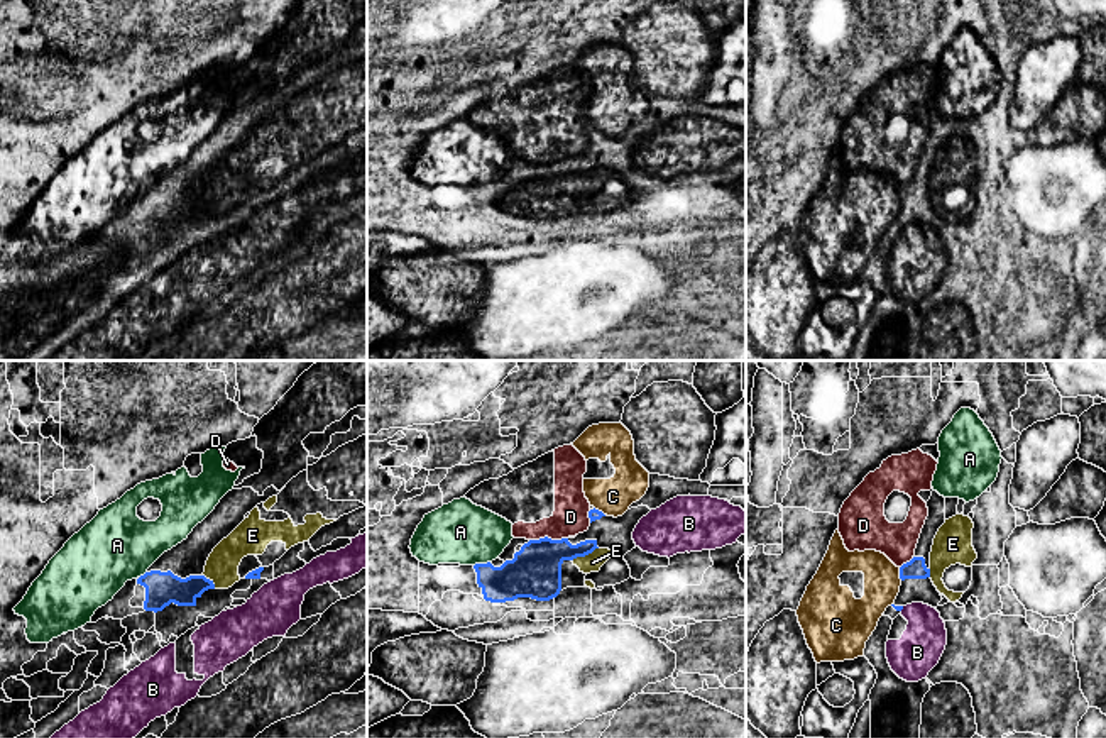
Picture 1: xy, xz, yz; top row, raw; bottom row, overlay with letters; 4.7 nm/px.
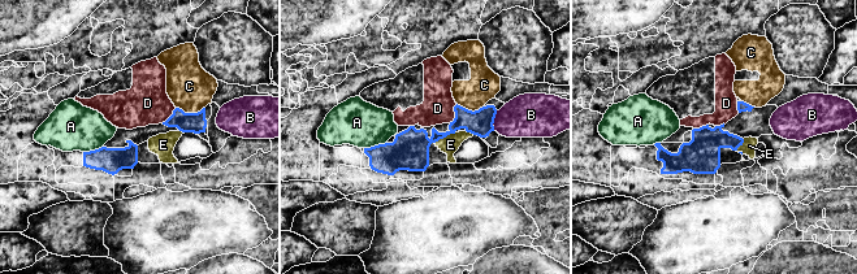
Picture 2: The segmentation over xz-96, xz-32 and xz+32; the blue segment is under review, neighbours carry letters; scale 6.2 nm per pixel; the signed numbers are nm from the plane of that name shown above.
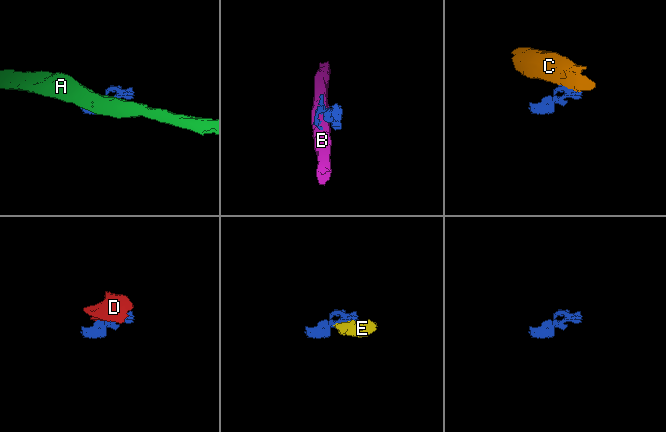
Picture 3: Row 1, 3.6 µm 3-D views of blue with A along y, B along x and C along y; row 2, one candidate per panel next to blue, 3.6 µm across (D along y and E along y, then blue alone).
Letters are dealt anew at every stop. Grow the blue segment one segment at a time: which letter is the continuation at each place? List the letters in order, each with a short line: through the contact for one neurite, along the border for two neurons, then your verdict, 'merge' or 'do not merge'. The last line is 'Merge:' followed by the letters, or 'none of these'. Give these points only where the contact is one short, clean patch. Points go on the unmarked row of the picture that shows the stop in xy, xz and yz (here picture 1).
A: line xz (489, 181), (474, 187); do not merge
B: do not merge
C: do not merge
D: do not merge
E: line xz (535, 193), (553, 175), (584, 176), (592, 183); merge
Merge: E

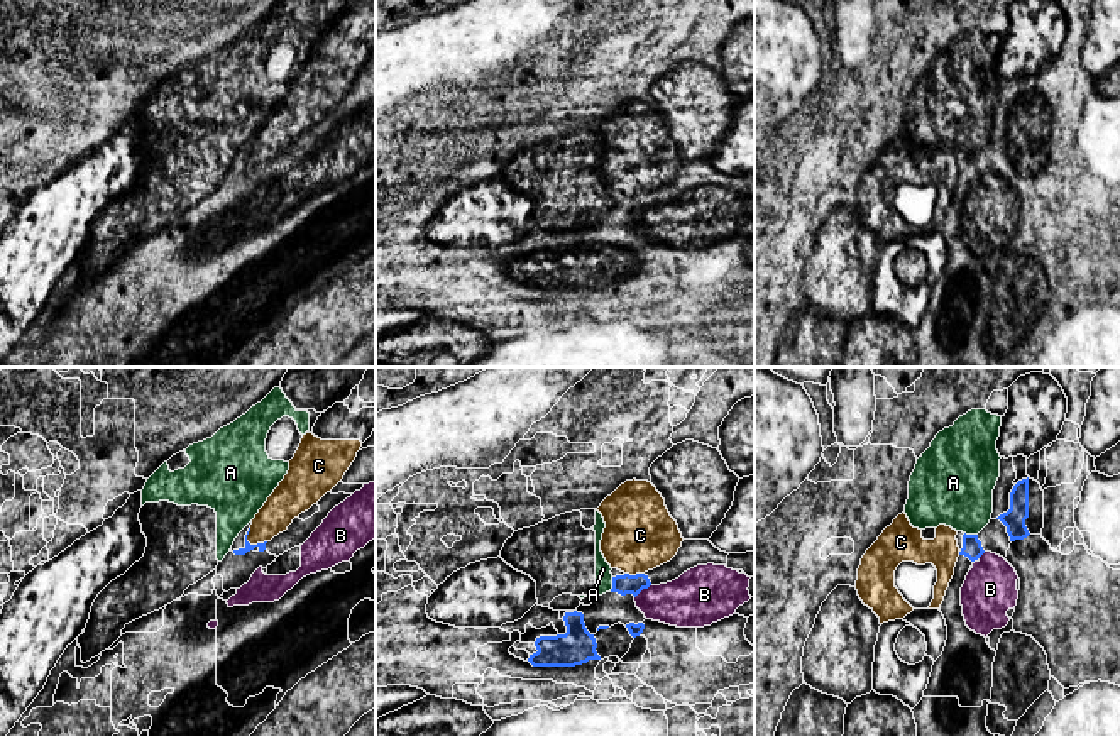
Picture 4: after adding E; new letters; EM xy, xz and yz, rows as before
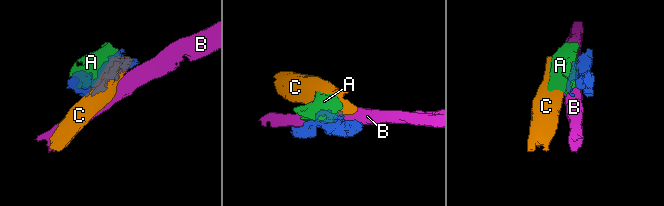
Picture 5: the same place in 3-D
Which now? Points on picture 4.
A: do not merge
B: do not merge
C: do not merge
Merge: none of these

